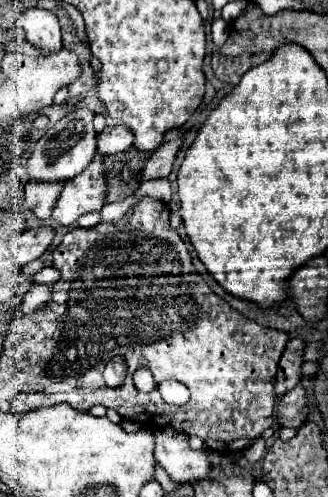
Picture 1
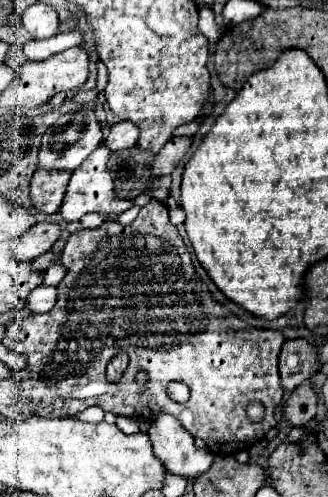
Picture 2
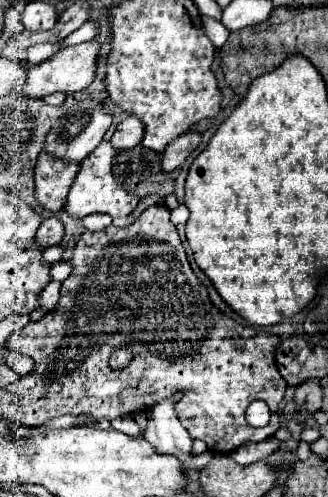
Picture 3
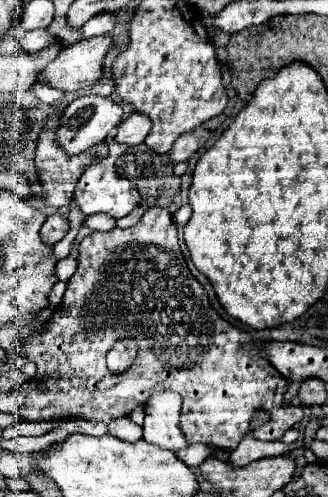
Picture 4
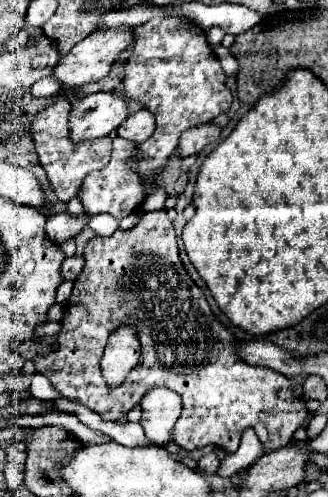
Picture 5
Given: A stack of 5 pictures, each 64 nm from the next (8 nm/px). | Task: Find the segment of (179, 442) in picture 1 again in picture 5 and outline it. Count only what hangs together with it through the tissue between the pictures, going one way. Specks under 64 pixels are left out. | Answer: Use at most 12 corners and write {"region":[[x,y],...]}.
{"region":[[150,388],[140,424],[154,444],[170,442],[180,418],[180,396]]}

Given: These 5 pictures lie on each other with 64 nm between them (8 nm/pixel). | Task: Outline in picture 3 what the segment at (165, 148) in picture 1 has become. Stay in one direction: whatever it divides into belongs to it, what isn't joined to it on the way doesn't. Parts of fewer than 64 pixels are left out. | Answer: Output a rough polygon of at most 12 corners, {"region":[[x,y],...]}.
{"region":[[190,130],[172,140],[162,168],[172,172],[198,148],[200,132]]}

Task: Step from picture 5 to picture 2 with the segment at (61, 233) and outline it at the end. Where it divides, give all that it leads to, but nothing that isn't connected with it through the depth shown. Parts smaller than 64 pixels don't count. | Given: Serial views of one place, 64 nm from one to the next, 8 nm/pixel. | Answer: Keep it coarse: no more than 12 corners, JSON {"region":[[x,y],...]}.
{"region":[[44,220],[14,244],[18,260],[34,260],[60,238],[60,226]]}

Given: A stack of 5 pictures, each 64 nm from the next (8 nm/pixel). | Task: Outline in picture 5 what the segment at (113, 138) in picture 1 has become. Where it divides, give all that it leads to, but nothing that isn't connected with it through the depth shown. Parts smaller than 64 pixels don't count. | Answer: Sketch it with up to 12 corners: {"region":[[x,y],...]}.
{"region":[[146,108],[128,116],[118,136],[142,144],[156,130]]}

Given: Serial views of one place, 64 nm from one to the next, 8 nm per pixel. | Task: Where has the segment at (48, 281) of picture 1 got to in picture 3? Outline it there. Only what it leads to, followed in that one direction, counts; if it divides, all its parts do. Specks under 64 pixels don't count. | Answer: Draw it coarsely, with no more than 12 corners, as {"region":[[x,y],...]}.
{"region":[[68,262],[52,266],[52,280],[64,282],[72,266]]}

